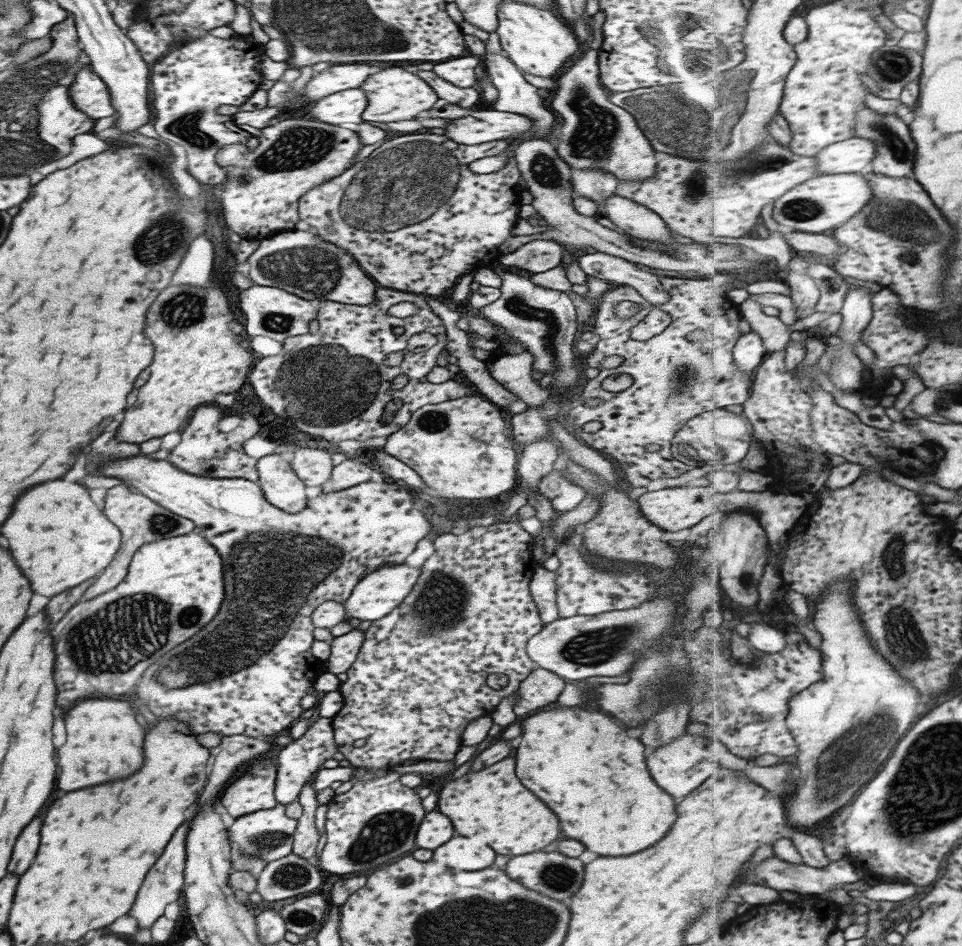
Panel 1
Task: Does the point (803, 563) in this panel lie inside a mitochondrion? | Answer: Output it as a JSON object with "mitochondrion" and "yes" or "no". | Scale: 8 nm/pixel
{"mitochondrion":"no"}

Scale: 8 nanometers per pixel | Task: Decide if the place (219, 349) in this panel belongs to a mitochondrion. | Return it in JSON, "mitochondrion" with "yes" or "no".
{"mitochondrion":"no"}

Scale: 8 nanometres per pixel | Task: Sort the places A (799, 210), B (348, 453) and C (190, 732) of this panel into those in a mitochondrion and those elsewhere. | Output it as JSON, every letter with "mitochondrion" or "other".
{"A":"mitochondrion","B":"other","C":"other"}

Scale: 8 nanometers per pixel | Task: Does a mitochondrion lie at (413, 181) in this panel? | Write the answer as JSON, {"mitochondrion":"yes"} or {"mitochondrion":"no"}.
{"mitochondrion":"yes"}

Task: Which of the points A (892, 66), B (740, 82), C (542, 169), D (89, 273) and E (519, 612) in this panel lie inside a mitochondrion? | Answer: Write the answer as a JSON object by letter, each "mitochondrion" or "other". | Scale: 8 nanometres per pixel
{"A":"mitochondrion","B":"mitochondrion","C":"mitochondrion","D":"other","E":"other"}

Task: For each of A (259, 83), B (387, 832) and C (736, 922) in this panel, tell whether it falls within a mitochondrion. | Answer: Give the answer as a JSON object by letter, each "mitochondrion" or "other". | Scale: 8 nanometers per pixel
{"A":"other","B":"mitochondrion","C":"other"}

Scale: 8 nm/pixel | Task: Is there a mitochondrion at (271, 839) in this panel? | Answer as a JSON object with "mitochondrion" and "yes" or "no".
{"mitochondrion":"yes"}

